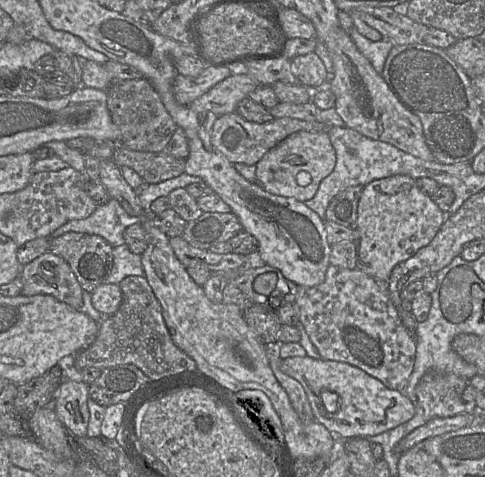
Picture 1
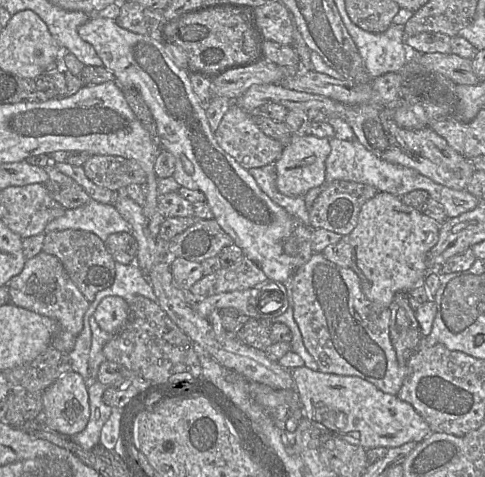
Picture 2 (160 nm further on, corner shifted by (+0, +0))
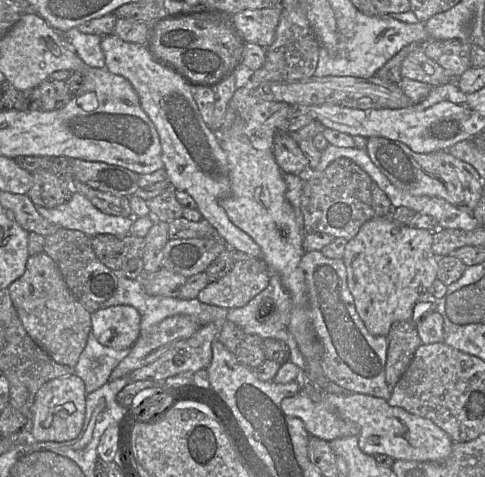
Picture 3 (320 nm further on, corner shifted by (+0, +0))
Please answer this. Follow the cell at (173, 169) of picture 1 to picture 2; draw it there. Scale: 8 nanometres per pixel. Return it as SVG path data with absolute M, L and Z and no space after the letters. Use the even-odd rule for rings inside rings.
M93 155L82 165L85 175L97 186L113 192L129 184L143 184L146 174L134 160L112 155Z

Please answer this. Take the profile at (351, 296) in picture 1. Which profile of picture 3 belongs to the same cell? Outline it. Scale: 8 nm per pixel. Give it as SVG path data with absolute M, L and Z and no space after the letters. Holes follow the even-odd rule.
M310 251L303 253L300 267L305 273L312 325L322 347L325 376L349 392L387 401L393 389L388 386L385 378L388 339L387 336L374 336L366 329L348 288L343 260L325 257L321 251Z

